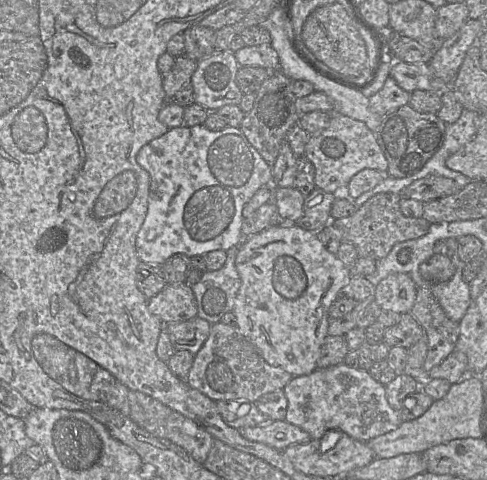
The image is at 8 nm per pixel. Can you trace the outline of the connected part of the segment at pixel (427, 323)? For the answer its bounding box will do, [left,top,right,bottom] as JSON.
[410,288,459,373]

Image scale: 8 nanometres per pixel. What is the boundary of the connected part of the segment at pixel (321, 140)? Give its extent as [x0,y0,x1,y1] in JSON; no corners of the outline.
[305,113,388,193]

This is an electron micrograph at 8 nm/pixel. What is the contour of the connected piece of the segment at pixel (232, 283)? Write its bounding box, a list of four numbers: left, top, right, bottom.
[191,246,241,324]

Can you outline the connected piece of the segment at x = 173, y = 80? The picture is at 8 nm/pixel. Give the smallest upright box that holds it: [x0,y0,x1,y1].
[162,53,198,108]

